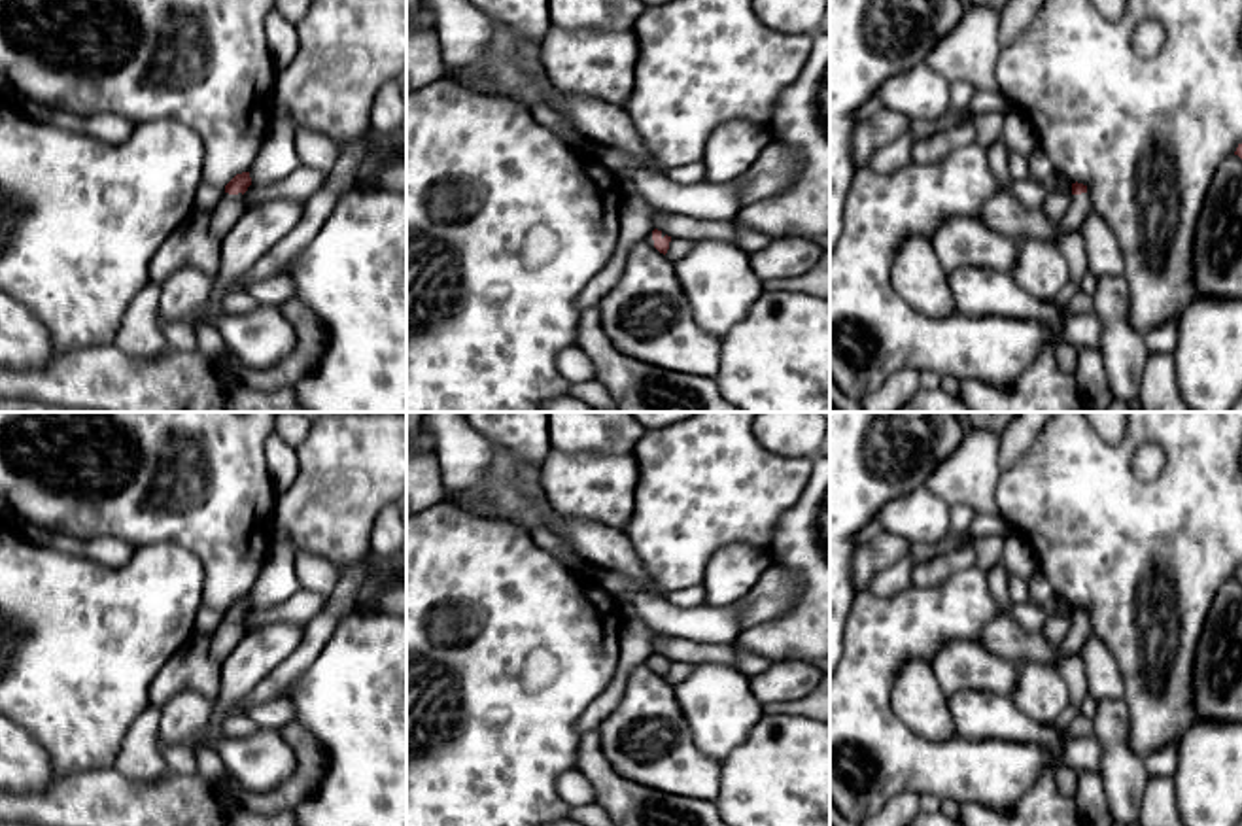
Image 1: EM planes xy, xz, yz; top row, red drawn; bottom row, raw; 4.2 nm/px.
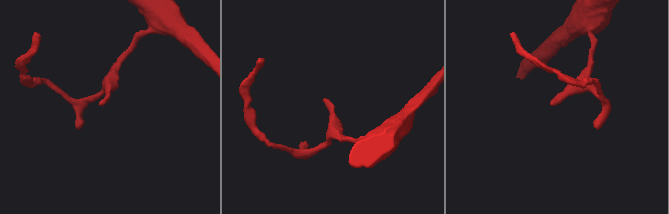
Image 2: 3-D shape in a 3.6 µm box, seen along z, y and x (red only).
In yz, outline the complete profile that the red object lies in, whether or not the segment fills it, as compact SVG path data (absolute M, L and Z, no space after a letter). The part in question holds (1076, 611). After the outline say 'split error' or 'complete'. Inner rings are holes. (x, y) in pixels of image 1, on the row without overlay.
M1072 607L1072 624L1062 639L1062 643L1057 646L1061 658L1070 658L1081 654L1089 635L1091 635L1091 624L1087 609L1083 607Z; split error

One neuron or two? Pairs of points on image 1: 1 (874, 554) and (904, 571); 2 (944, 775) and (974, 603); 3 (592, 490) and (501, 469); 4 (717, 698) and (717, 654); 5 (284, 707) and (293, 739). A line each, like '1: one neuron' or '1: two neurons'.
1: two neurons
2: one neuron
3: two neurons
4: two neurons
5: two neurons

